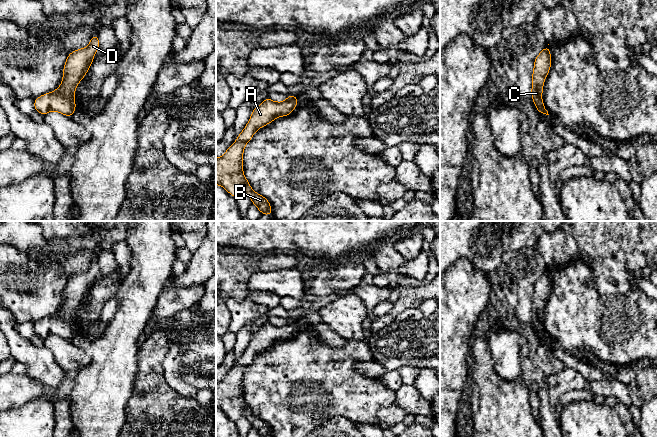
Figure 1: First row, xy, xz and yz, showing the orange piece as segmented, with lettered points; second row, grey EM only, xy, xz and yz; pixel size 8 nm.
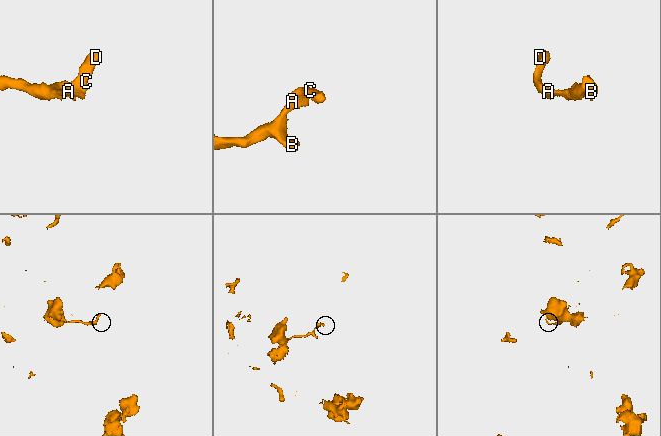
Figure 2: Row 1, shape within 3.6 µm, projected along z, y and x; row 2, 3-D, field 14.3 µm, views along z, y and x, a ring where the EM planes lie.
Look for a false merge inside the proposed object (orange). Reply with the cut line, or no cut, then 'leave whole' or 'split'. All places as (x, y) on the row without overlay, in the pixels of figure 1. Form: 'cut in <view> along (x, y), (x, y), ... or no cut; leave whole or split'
no cut; leave whole

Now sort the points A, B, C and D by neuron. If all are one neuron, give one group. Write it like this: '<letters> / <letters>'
A B C D

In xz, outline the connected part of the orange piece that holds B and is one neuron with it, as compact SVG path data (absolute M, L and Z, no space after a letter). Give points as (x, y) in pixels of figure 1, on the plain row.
M289 318L283 326L275 326L267 321L252 334L251 341L237 364L223 380L216 382L216 409L224 411L234 422L246 417L261 437L272 437L270 426L254 416L244 400L243 375L258 353L271 347L277 341L290 339L296 330L298 330L296 319Z

